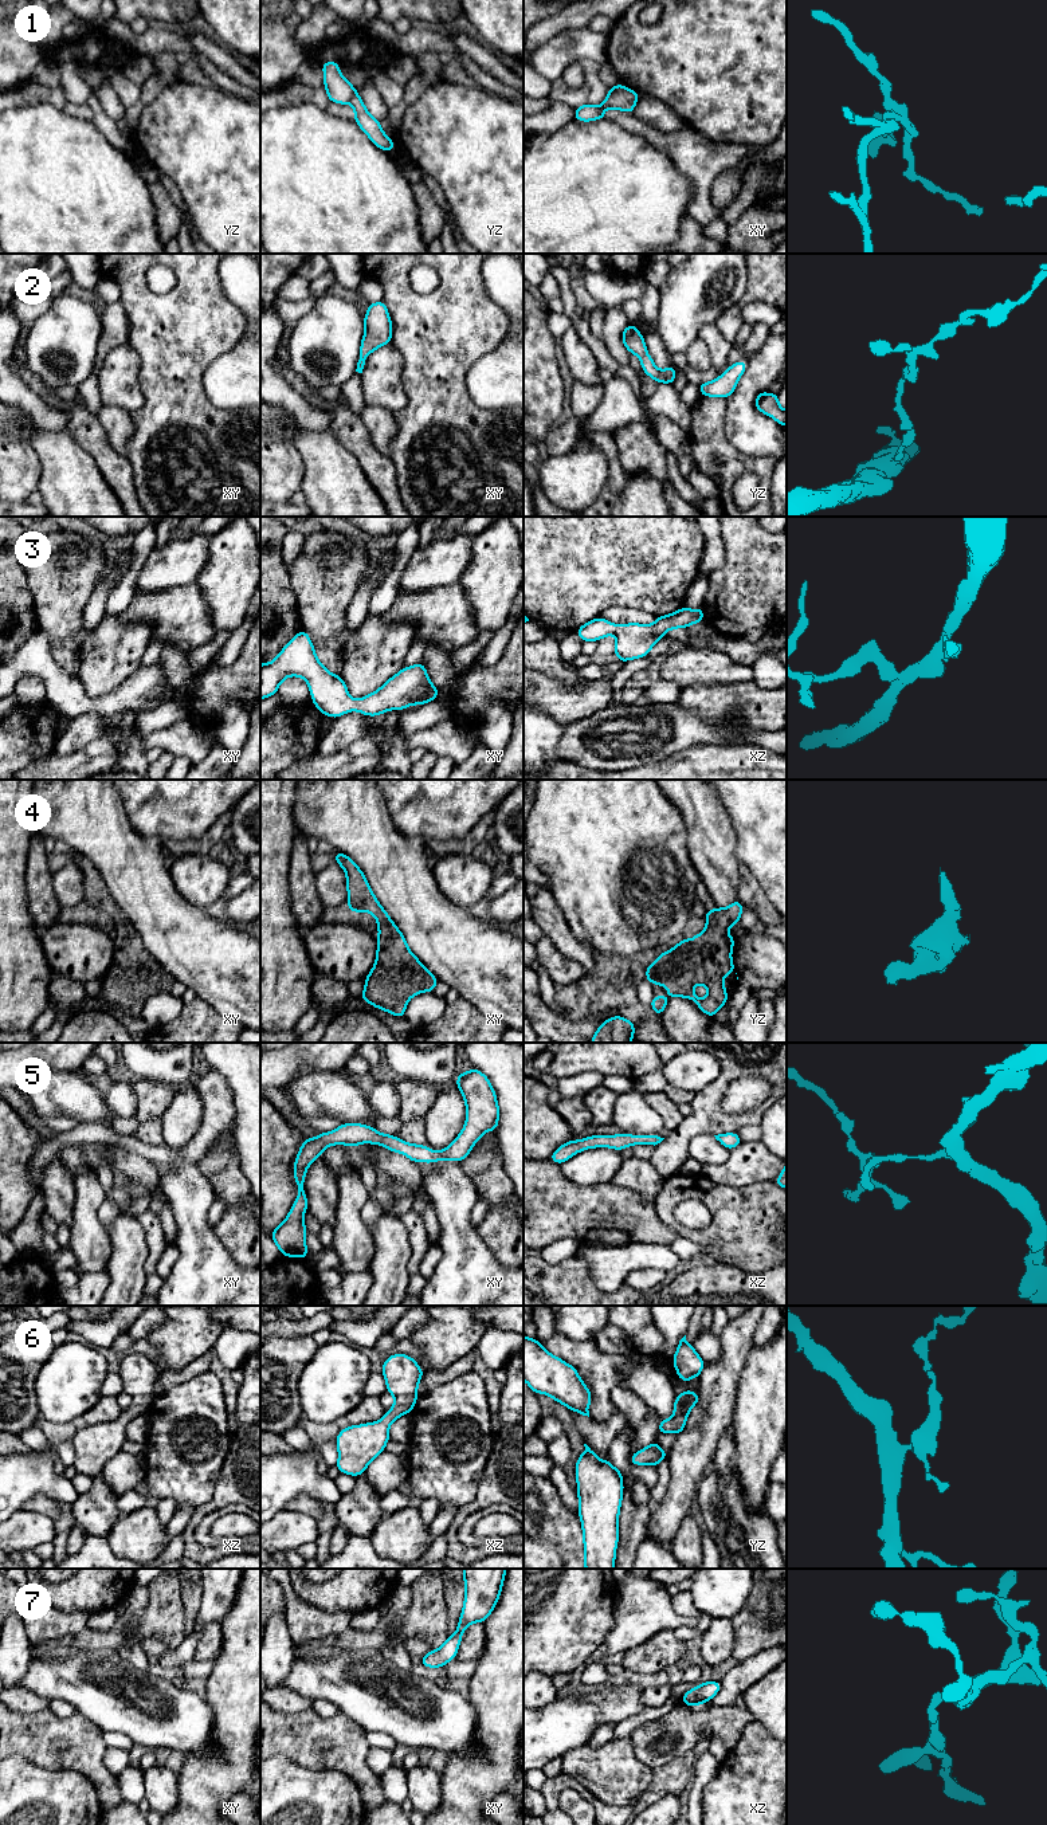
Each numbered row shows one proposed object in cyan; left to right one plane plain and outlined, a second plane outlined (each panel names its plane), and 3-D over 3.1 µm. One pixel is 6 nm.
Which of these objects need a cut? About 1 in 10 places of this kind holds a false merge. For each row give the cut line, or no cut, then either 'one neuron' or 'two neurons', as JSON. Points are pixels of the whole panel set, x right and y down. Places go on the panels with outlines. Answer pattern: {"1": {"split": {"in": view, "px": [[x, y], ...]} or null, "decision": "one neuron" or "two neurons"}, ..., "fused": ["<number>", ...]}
{"1": {"split": {"in": "yz", "px": [[356, 91], [349, 102]]}, "decision": "two neurons"}, "2": {"split": null, "decision": "one neuron"}, "3": {"split": null, "decision": "one neuron"}, "4": {"split": null, "decision": "one neuron"}, "5": {"split": null, "decision": "one neuron"}, "6": {"split": null, "decision": "one neuron"}, "7": {"split": null, "decision": "one neuron"}, "fused": ["1"]}

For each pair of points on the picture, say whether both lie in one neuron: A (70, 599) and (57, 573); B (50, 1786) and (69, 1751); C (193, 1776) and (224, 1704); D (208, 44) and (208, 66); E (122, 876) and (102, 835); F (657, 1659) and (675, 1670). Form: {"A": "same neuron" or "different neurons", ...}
{"A": "same neuron", "B": "different neurons", "C": "same neuron", "D": "different neurons", "E": "same neuron", "F": "different neurons"}

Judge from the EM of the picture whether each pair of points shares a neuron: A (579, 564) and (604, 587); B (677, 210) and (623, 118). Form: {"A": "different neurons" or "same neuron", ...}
{"A": "same neuron", "B": "different neurons"}

